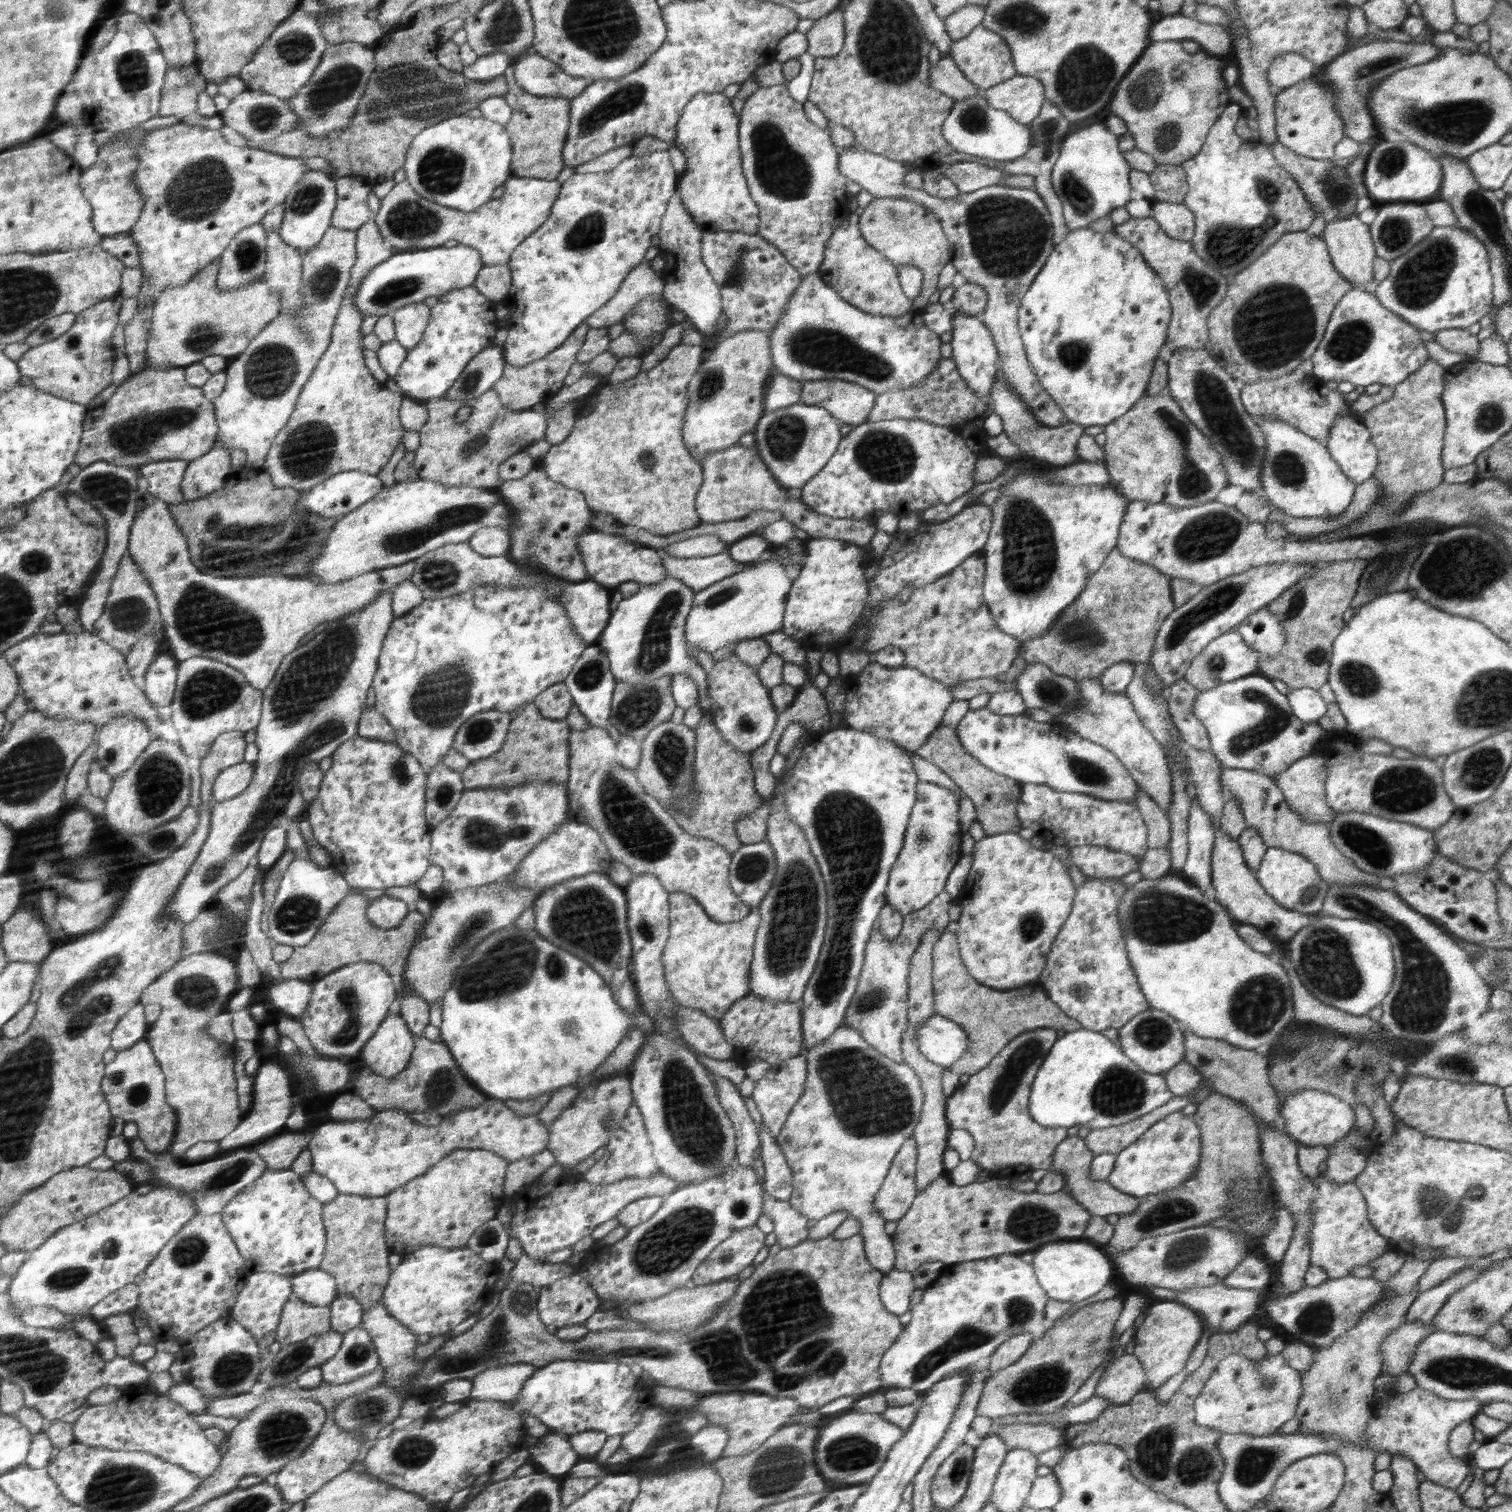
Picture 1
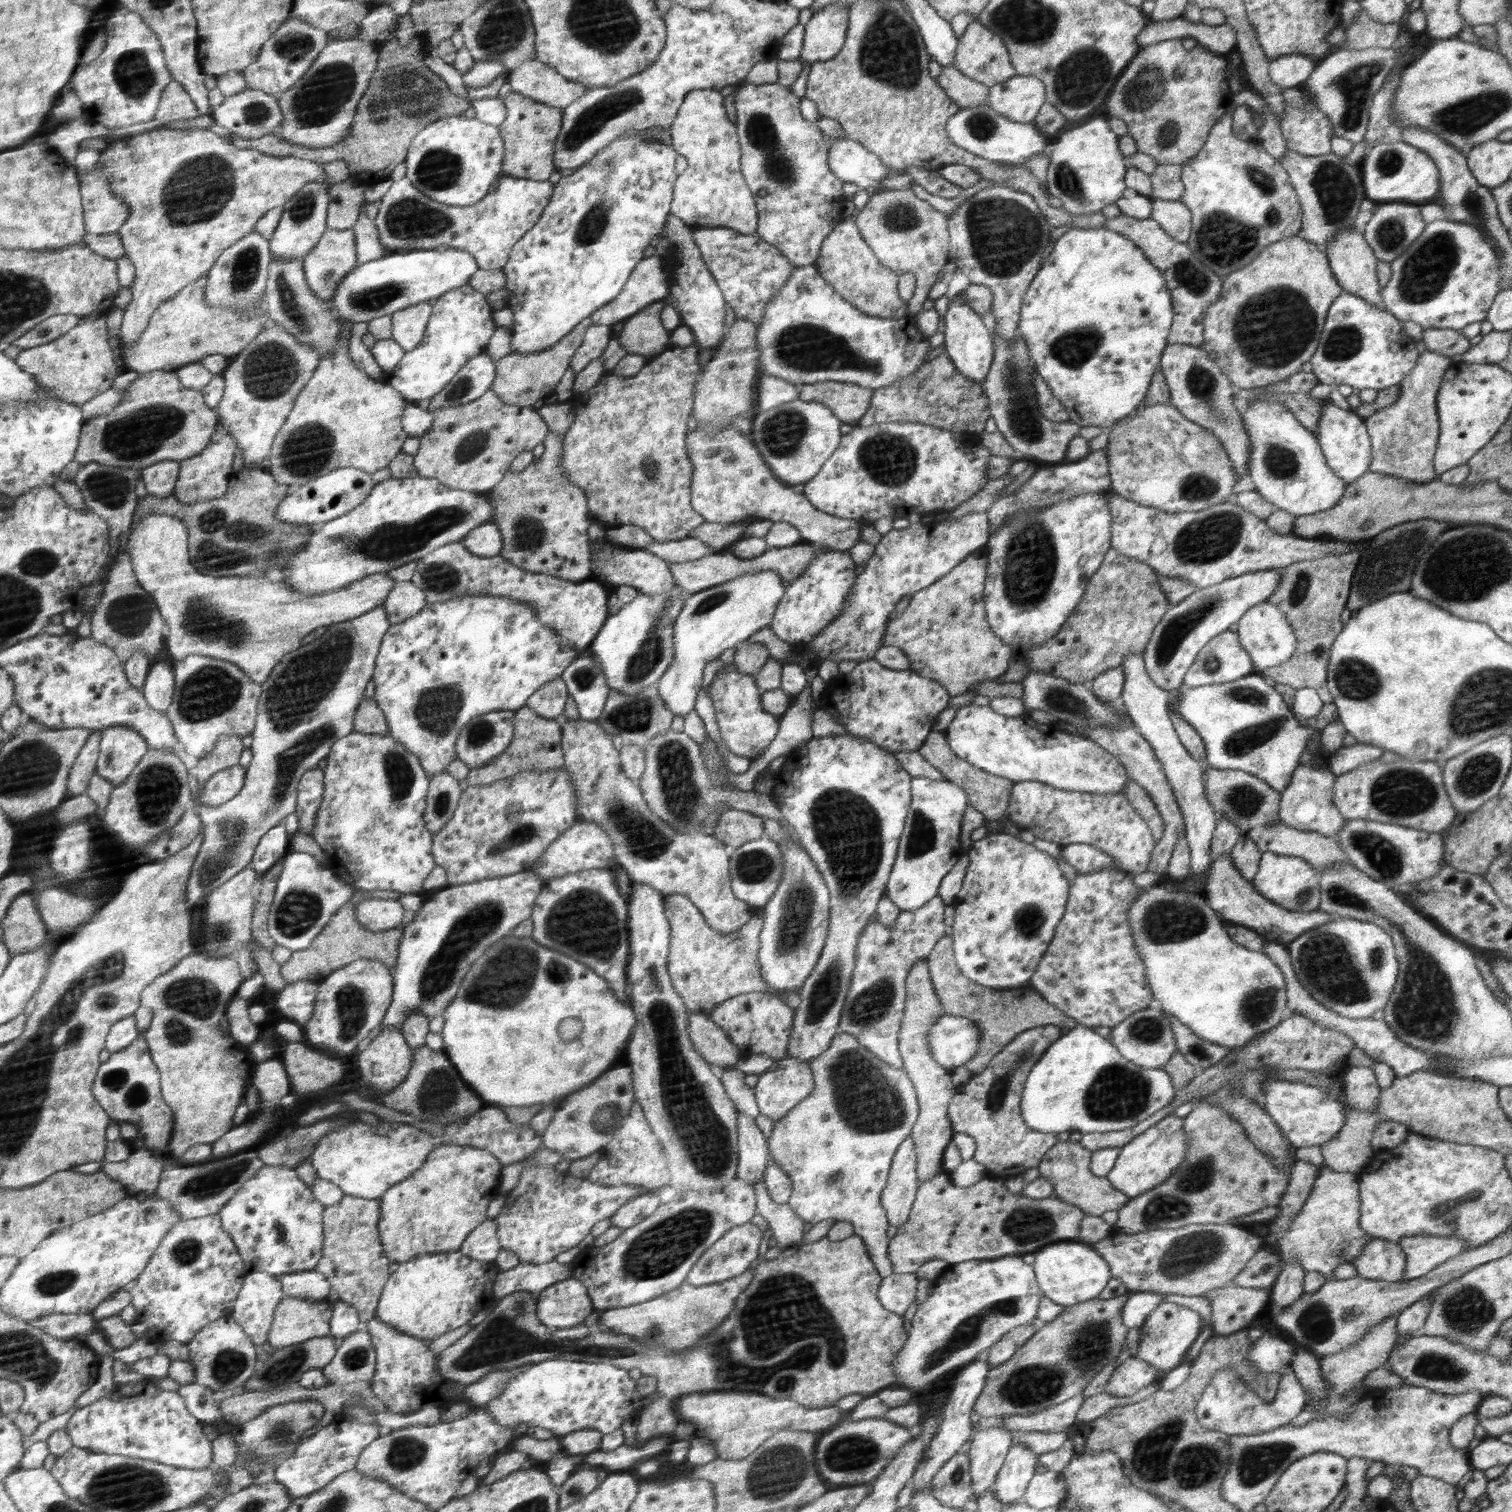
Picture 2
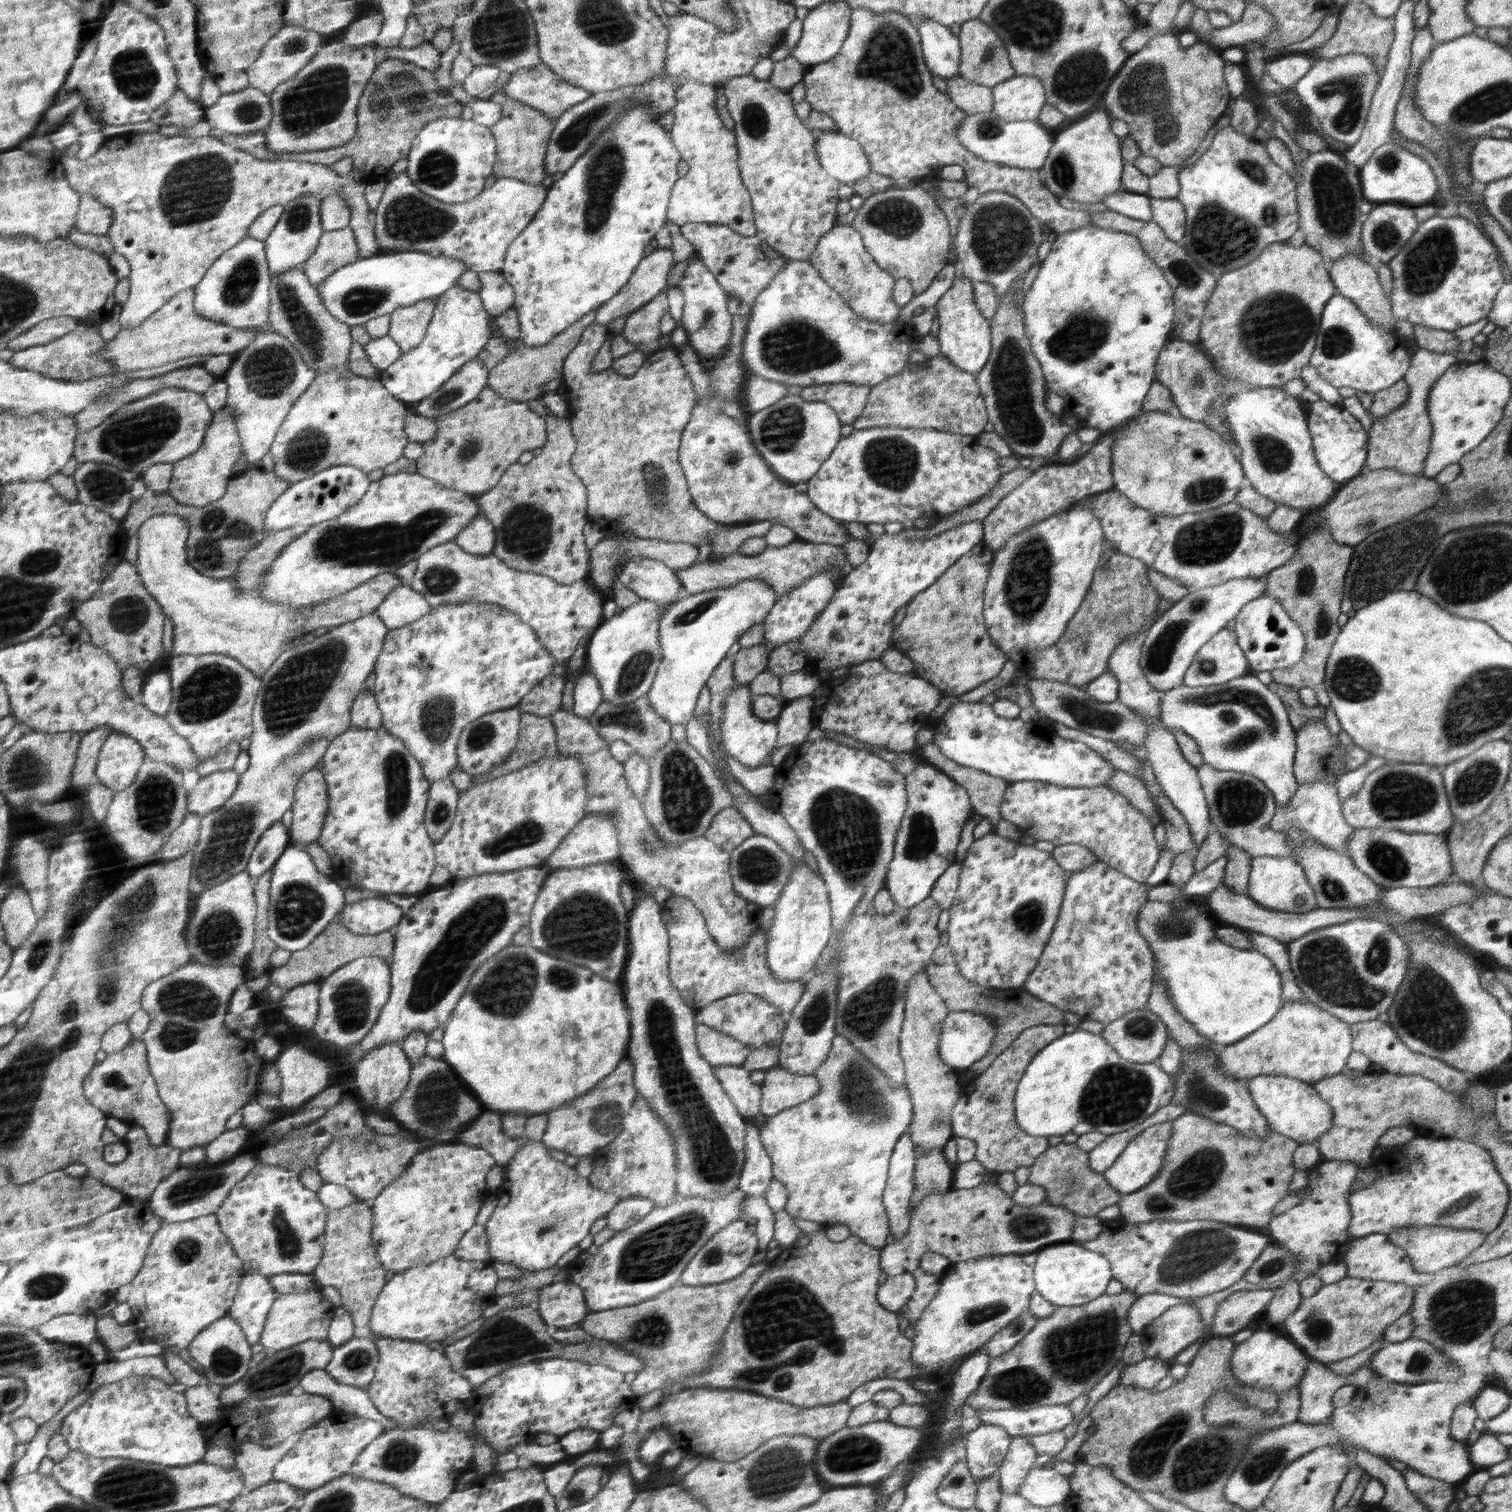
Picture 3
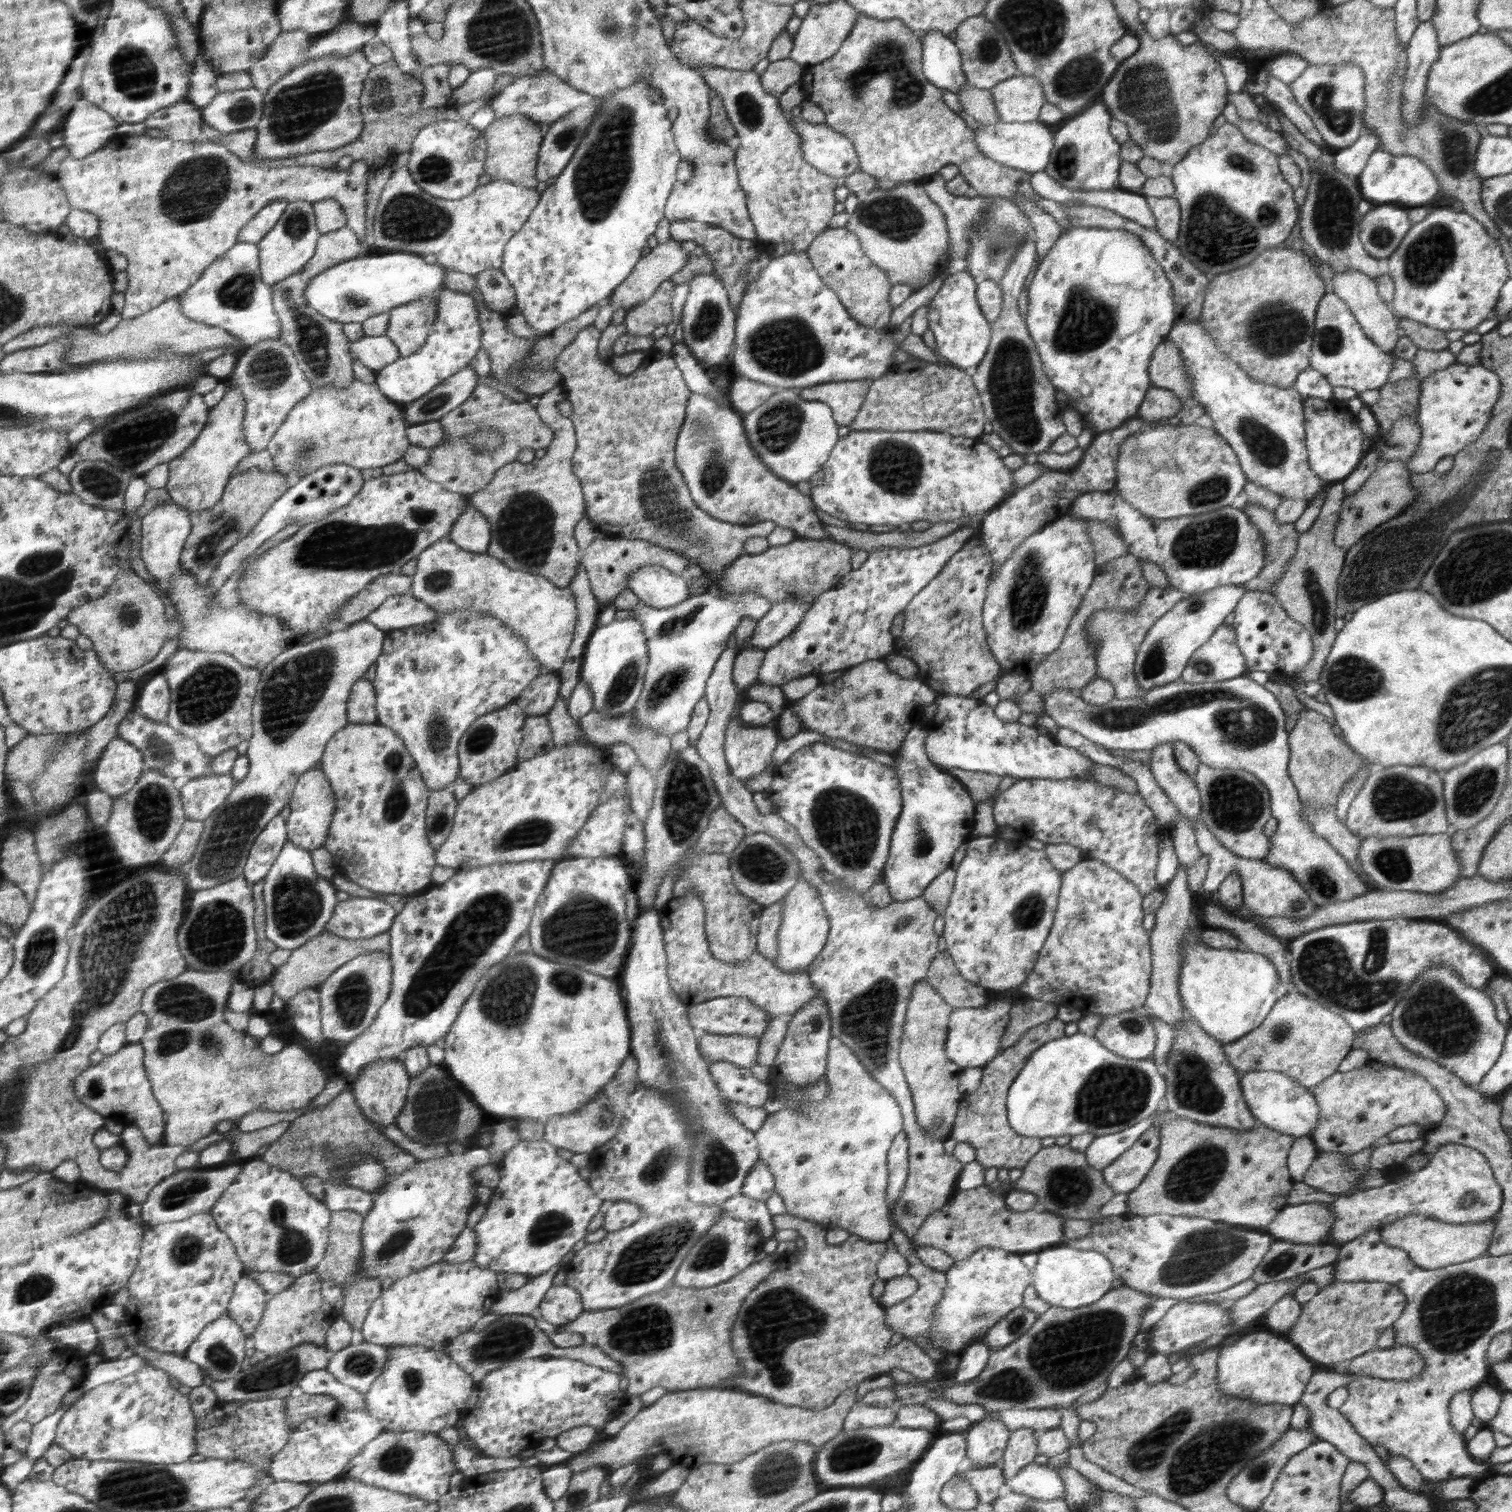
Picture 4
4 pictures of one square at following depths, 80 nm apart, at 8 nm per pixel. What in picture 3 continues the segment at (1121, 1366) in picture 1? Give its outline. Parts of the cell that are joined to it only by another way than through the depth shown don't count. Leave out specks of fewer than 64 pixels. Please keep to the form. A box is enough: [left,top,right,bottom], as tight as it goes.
[1118,1359,1170,1389]

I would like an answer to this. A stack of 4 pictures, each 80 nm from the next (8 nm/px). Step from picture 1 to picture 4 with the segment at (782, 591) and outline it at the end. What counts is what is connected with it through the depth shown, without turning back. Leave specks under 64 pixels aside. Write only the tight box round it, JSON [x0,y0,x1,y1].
[615,590,772,737]

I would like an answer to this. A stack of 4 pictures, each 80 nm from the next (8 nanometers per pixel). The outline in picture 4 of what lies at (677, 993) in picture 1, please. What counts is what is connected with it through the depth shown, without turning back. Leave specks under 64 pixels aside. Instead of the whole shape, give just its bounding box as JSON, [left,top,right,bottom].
[658,891,818,1019]

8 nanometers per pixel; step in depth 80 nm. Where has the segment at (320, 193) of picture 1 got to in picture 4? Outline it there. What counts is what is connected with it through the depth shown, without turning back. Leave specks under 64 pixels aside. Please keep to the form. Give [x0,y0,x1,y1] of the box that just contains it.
[259,200,321,287]

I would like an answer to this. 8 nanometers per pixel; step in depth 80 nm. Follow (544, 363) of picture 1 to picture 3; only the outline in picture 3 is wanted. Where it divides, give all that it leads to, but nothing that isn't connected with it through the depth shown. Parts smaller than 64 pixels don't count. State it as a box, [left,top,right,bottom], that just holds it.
[487,310,595,402]

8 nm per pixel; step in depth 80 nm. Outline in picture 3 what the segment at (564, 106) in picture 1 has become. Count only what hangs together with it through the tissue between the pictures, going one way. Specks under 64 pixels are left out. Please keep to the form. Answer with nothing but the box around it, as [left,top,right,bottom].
[489,98,556,184]

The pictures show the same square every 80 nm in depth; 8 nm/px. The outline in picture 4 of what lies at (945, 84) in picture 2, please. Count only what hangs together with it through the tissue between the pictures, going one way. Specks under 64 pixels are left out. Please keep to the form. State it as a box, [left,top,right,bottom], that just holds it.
[956,82,999,124]

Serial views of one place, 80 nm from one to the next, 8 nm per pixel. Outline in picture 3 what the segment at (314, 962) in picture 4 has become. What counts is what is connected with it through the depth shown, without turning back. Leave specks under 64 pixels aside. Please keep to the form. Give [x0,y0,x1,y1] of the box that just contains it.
[268,918,396,991]

